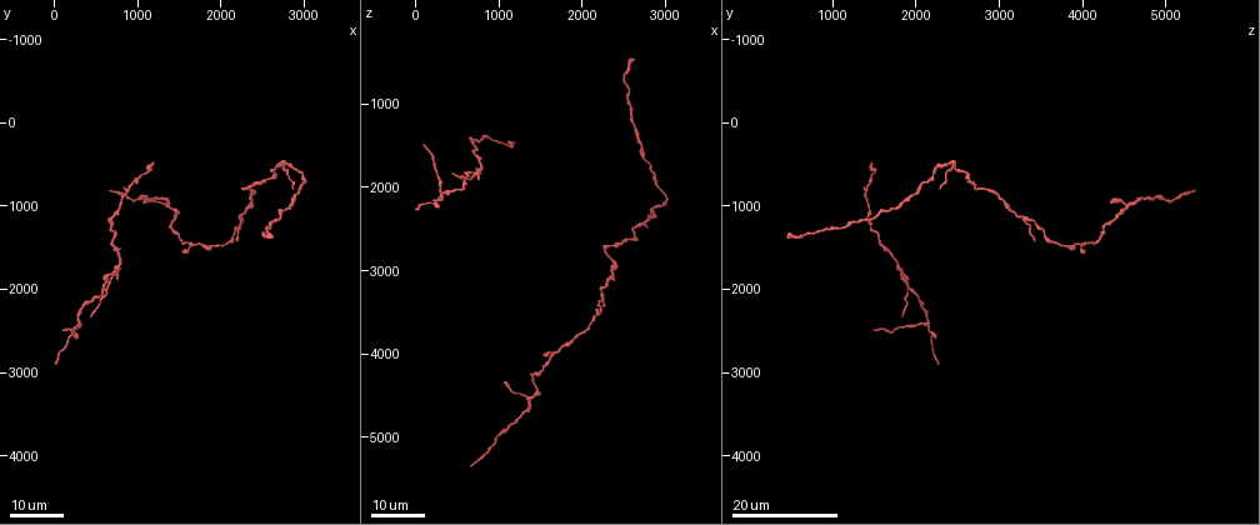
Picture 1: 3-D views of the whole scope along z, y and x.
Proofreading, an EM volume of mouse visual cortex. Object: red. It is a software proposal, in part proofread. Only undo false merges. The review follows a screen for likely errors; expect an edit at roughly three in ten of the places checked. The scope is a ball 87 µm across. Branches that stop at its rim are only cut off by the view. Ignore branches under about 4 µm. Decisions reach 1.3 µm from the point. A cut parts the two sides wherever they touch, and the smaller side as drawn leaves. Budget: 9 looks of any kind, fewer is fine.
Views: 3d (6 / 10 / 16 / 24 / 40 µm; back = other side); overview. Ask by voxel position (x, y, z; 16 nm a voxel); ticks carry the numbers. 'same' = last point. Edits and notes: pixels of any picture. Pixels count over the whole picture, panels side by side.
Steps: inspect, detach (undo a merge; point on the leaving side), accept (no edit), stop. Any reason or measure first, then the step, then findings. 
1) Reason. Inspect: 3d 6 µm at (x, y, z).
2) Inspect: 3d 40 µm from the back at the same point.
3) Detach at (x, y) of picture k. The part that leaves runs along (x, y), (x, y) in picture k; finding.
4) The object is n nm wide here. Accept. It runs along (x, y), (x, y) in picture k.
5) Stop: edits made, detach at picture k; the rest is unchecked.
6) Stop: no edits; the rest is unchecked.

Arms part here. Inspect: 3d 16 µm at (300, 2400, 2100).

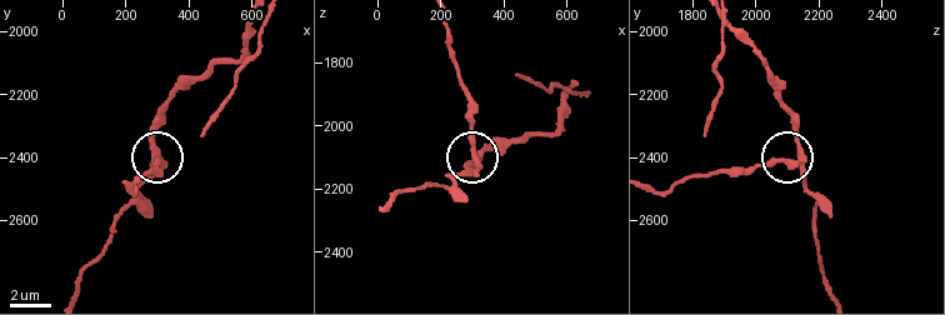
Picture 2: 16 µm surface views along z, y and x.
Inspect: 3d 10 µm at (310, 2420, 2130).

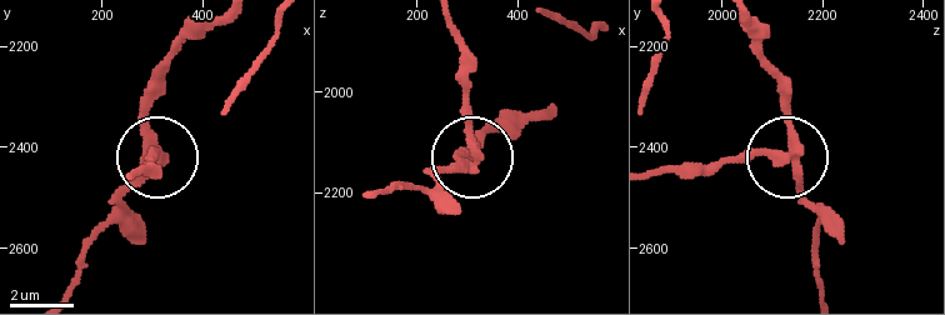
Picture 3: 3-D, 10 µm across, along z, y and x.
3 arms meet here. Detach at (156, 158) of picture 3. A second neuron is stuck on.

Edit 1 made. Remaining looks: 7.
Inspect: 3d 16 µm at (2750, 550, 2450).

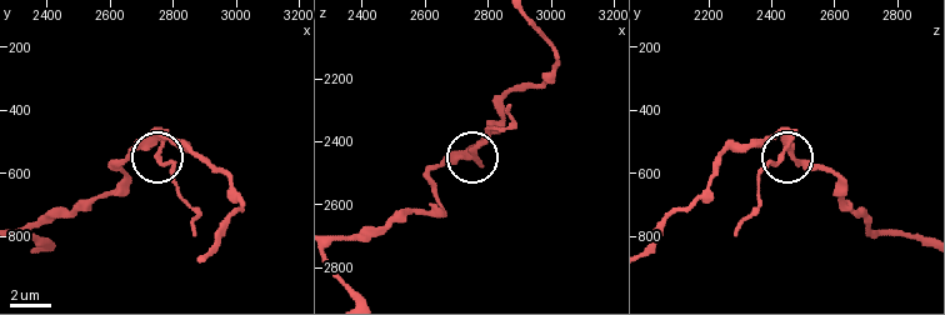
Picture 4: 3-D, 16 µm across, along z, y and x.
Inspect: 3d 6 µm at (2750, 550, 2440).

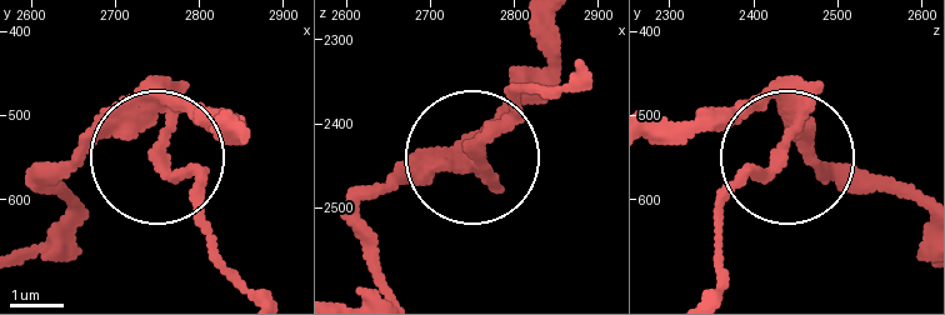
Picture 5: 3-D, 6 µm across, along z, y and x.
Accept. All the same neuron.

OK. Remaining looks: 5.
Side arm on a straight run. Inspect: 3d 16 µm at (2250, 1200, 3300).

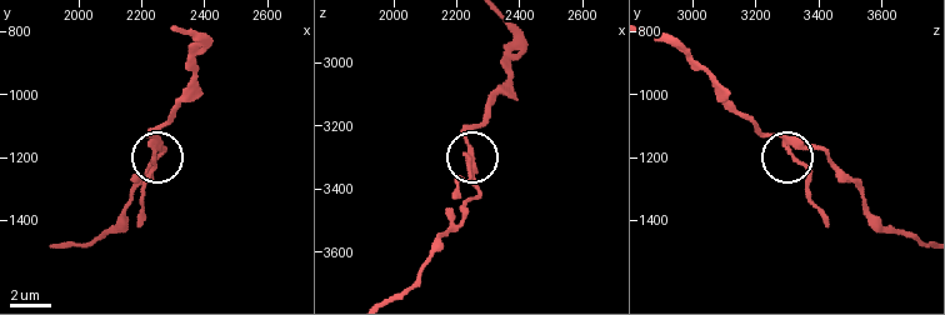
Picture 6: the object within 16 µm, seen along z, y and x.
Inspect: 3d 6 µm at (2240, 1190, 3310).

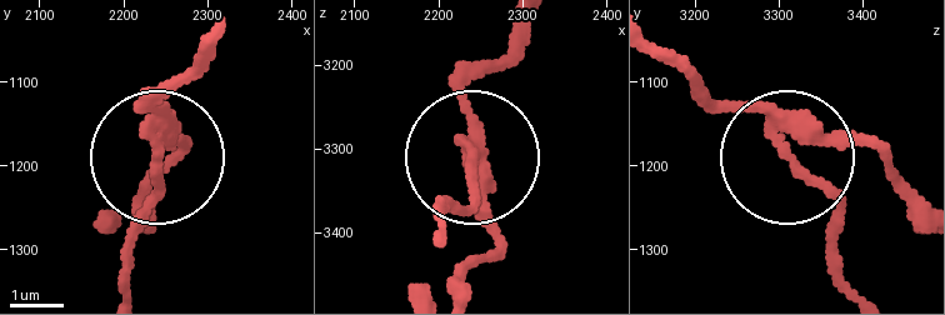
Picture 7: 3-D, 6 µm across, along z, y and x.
Inspect: 3d 6 µm from the back at (2245, 1180, 3315).

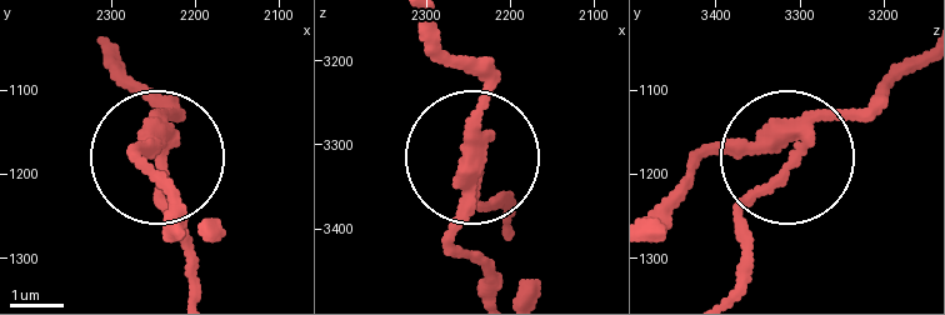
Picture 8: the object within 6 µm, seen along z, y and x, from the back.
The object is 280 nm wide here. Accept. It runs along (923, 50), (761, 189), (739, 265) in picture 8; one neuron here.

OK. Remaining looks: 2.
Inspect: 3d 16 µm at (1300, 1000, 4500).

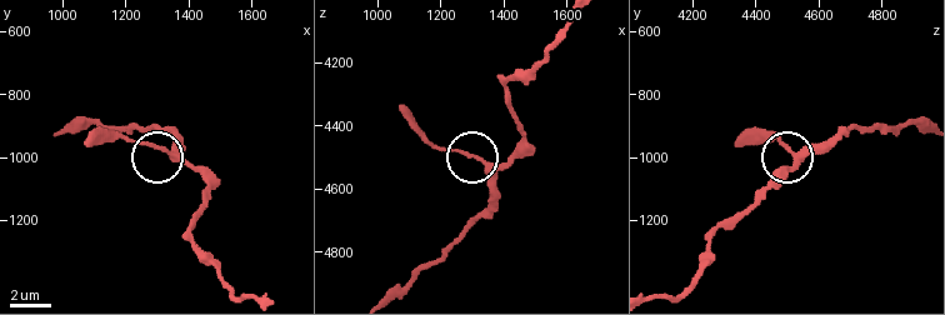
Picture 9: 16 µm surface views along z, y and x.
Inspect: 3d 6 µm at (1350, 990, 4540).

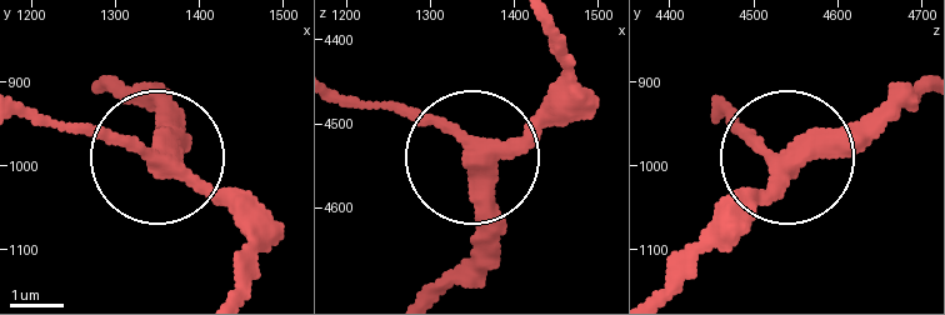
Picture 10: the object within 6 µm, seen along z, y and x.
3 arms meet here. Accept. It runs along (545, 28), (564, 81), (488, 153), (339, 95) in picture 10; continuous, no second neuron.

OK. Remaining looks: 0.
Stop: edits made, detach at picture 3; the rest is unchecked.

